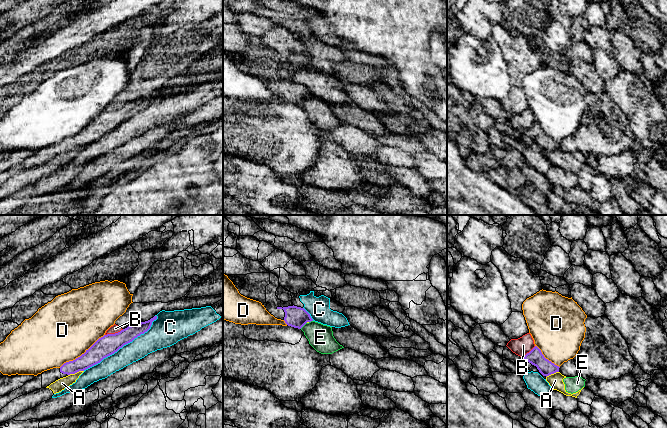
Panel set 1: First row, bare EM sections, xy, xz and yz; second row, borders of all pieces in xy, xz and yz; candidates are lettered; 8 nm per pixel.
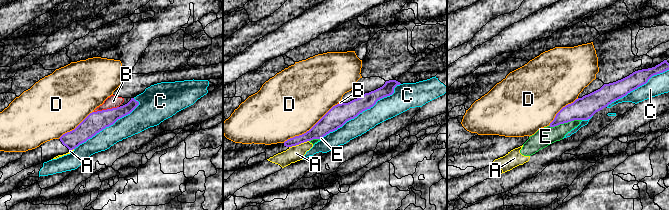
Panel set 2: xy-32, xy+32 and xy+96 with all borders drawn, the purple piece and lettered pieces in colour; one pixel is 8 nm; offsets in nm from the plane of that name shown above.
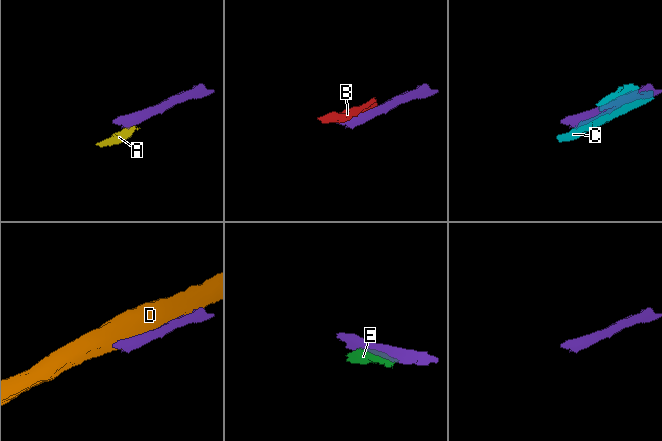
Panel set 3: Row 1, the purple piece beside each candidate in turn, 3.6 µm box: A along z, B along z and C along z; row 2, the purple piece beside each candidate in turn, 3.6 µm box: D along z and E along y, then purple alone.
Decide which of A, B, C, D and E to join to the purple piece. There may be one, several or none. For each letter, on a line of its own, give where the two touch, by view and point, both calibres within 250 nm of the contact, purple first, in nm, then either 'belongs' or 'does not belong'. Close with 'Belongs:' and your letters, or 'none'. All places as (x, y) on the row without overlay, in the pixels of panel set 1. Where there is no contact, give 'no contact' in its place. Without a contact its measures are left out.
A: xy (75, 148) | 150/90 nm | does not belong
B: xy (115, 109) | 160/70 nm | does not belong
C: xy (122, 122) | 160/170 nm | does not belong
D: xy (82, 130) | 160/500 nm | does not belong
E: xz (303, 101) | 170/200 nm | does not belong
Belongs: none

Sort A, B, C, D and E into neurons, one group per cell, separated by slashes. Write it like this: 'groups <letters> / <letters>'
groups A E / B / C / D

